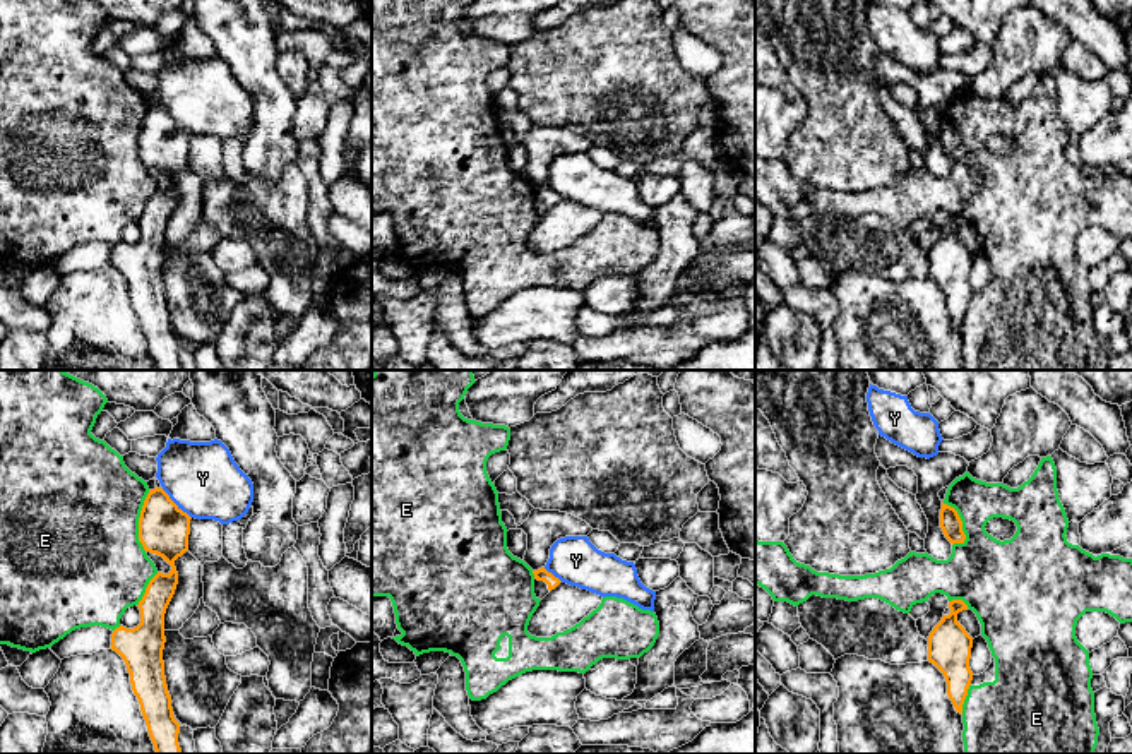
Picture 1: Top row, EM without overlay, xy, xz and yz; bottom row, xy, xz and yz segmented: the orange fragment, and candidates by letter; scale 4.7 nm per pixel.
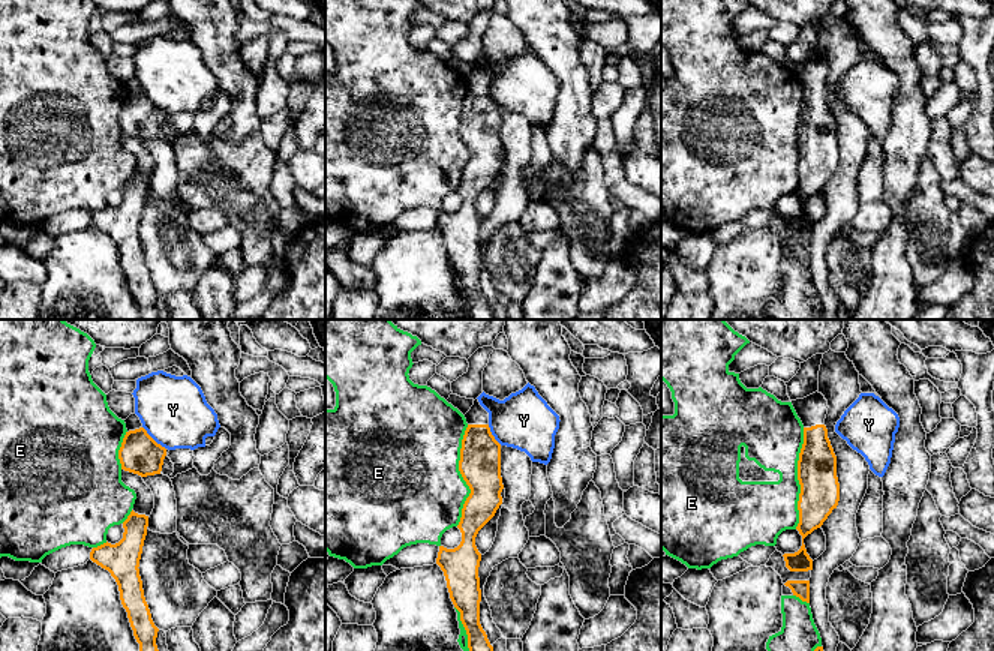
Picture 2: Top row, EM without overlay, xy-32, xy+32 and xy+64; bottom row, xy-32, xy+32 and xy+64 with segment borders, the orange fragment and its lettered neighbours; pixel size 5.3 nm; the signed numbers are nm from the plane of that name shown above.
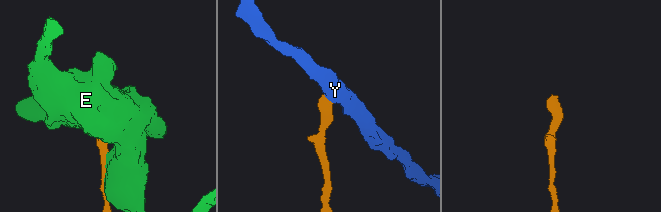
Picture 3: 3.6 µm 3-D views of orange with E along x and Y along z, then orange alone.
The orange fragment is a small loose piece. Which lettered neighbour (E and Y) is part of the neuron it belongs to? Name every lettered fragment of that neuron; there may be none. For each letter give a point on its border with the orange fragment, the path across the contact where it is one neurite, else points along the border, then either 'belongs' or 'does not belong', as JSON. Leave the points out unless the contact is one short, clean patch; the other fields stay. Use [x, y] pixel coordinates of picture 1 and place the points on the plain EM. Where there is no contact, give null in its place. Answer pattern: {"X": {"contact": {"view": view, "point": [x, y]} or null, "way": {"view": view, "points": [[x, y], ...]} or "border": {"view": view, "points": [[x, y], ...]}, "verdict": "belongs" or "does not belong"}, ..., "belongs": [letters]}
{"E": {"contact": {"view": "xy", "point": [139, 137]}, "verdict": "does not belong"}, "Y": {"contact": {"view": "xy", "point": [175, 120]}, "border": {"view": "xy", "points": [[161, 105], [190, 134]]}, "verdict": "does not belong"}, "belongs": []}

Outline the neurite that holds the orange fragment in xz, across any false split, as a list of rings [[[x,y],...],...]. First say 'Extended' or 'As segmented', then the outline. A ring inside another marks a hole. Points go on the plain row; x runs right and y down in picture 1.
Extended. [[[545,183],[533,187],[533,190],[534,190],[534,211],[539,216],[543,216],[551,206],[555,206],[562,199]]]

